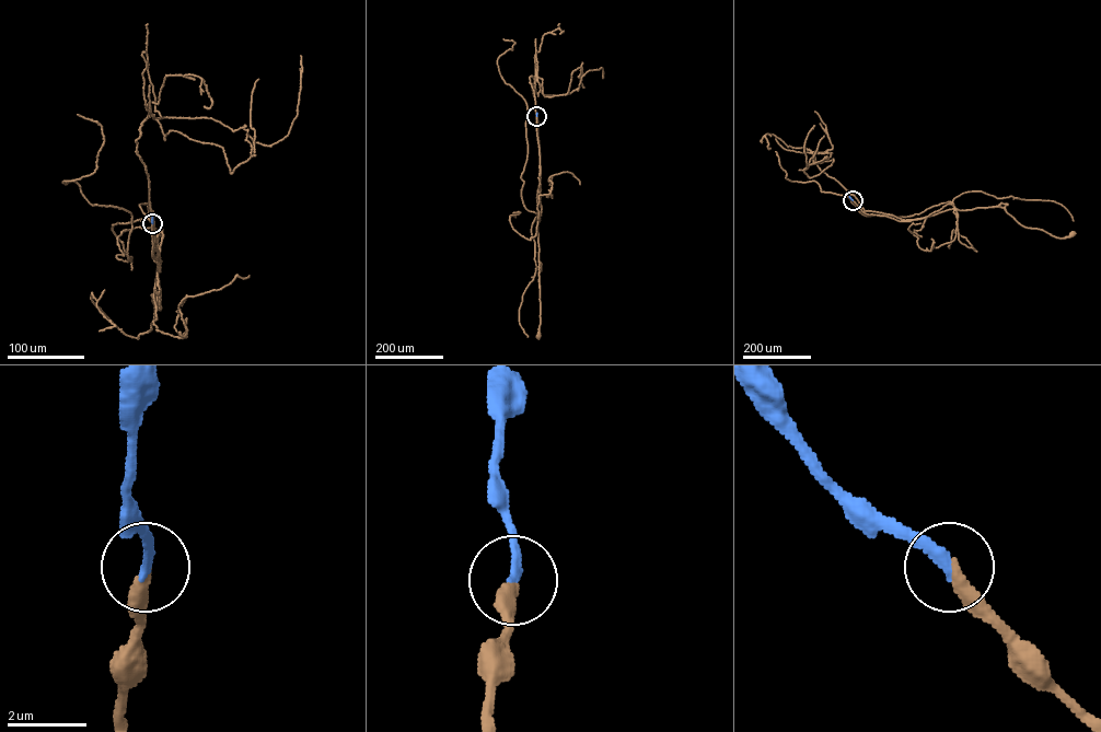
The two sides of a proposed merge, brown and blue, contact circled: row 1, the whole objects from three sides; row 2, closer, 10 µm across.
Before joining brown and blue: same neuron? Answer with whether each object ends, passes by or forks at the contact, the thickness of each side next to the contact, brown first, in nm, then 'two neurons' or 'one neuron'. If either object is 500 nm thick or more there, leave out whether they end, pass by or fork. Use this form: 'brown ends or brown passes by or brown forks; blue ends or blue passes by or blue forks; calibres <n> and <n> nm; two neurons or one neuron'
brown ends; blue ends; calibres 360 and 280 nm; one neuron

